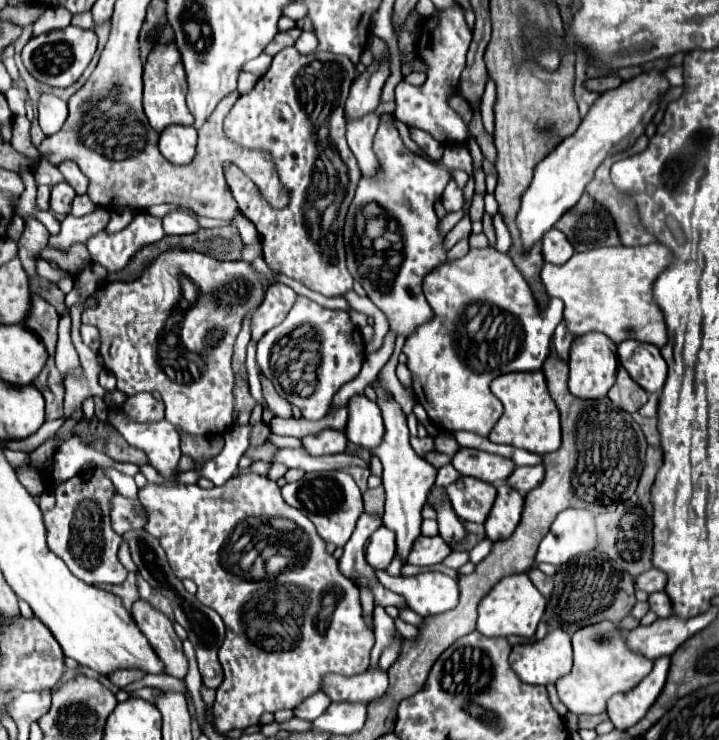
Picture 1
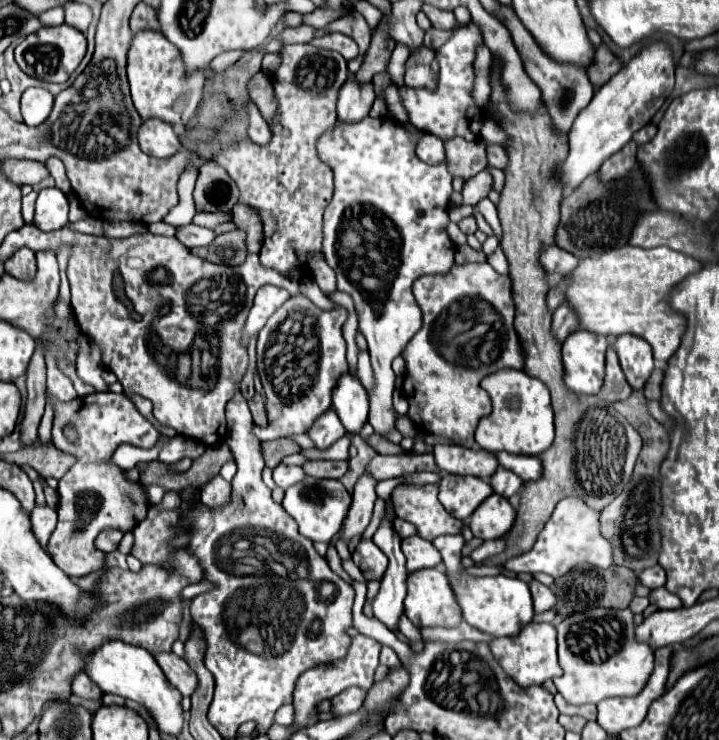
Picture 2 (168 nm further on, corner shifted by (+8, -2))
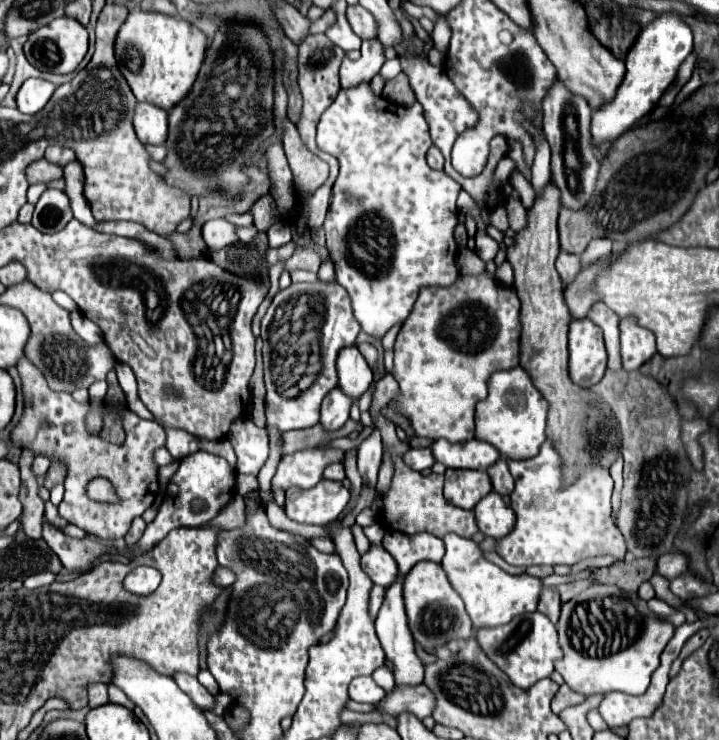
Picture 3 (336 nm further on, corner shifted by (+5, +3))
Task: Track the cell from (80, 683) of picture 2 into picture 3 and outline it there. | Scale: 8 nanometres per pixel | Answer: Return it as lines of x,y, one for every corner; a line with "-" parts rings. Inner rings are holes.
101,682
89,684
87,686
87,694
89,694
89,708
97,708
97,706
109,702
109,698
107,698
107,684
101,684

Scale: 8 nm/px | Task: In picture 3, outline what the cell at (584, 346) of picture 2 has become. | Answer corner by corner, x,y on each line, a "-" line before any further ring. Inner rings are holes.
589,318
571,320
569,324
569,374
583,388
595,386
607,364
603,332

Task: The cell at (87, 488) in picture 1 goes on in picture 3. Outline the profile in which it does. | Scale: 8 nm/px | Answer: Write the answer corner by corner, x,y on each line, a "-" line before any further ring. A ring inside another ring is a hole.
27,358
19,360
19,376
25,394
25,412
21,422
13,428
11,438
21,448
33,448
35,454
45,452
51,460
63,460
67,464
65,478
65,498
59,504
59,516
69,524
83,528
91,536
99,538
123,538
131,528
131,522
141,516
155,500
157,494
157,466
153,462
153,452
165,446
165,430
153,420
143,420
129,408
111,410
105,404
99,406
101,416
117,412
125,430
123,444
111,444
101,438
101,432
91,434
87,428
87,414
91,412
91,402
77,402
67,392
55,392
47,386
45,374
-
71,422
75,426
73,434
65,434
63,426
-
93,478
107,478
119,498
117,504
95,502
87,496
87,484

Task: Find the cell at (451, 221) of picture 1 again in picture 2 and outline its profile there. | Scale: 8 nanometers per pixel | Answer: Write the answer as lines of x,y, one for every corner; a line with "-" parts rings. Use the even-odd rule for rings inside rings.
482,171
464,183
464,189
462,189
464,205
476,205
484,197
488,197
490,191
492,191
492,175
488,171

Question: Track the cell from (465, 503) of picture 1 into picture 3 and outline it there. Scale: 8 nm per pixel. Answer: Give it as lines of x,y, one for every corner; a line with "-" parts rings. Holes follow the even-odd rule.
447,470
445,472
445,500
457,508
473,510
475,504
493,490
485,472
477,470

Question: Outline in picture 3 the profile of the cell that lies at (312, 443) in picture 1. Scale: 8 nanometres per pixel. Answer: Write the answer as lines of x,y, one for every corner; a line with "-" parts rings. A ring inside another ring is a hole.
339,388
331,390
331,394
327,394
321,406
321,426
327,432
339,430
349,420
349,408
351,400

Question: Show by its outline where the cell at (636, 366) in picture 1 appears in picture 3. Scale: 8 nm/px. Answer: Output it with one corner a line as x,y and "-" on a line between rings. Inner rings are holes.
631,318
621,320
621,358
625,370
639,370
649,358
655,356
655,336
641,328

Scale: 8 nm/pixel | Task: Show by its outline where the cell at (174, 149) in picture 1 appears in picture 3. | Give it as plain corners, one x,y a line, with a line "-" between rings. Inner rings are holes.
137,104
133,126
143,144
163,144
167,140
167,114
155,110
155,106

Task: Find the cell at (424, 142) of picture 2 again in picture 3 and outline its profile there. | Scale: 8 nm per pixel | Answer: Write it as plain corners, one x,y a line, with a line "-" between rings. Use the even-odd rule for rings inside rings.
431,146
431,148
429,148
429,152
427,152
427,162
429,162
429,166
435,168
435,170
441,170
441,168
443,168
443,154
439,152
437,146

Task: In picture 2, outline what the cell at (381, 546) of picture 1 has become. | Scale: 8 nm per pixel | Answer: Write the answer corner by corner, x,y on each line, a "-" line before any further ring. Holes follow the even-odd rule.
362,539
358,543
352,559
358,565
358,569
362,571
366,581
372,581
372,579
380,581
386,567
388,567
388,557
370,539
366,539
366,541

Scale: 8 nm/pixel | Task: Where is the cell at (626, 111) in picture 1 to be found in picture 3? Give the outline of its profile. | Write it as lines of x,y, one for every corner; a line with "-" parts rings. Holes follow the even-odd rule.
661,14
655,18
641,34
637,36
635,44
631,46
629,54
625,56
625,78
617,88
613,100
603,102
599,108
593,110
591,116
591,142
593,148
601,146
603,142
615,142
621,134
633,128
641,118
645,118
659,102
663,92
675,82
677,70
683,60
693,50
693,34
691,28
675,14

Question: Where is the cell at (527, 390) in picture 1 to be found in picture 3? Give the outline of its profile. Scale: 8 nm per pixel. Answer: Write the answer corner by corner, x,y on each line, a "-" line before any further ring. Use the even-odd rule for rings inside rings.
521,368
497,370
489,378
489,396
477,404
475,438
493,444
503,456
523,460
535,456
545,442
545,422
549,404
533,386
531,376

